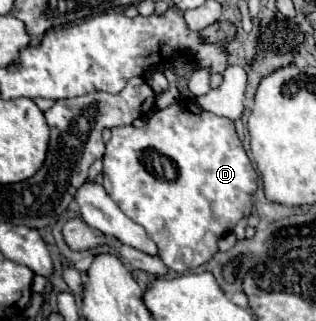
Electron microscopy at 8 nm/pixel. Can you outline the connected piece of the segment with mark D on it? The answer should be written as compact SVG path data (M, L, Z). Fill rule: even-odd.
M188 100L188 102L180 102L180 104L174 104L174 106L168 106L168 108L164 108L164 110L156 110L156 112L152 114L152 118L150 118L142 128L134 128L134 126L112 128L112 138L110 138L110 142L106 144L106 152L104 152L104 176L102 176L104 180L102 180L102 186L104 186L104 190L108 192L108 196L118 204L118 208L120 208L130 220L134 220L136 224L144 226L144 230L148 232L148 236L158 244L158 258L160 258L168 268L172 268L172 270L176 270L176 272L186 272L186 270L194 270L194 268L202 266L204 262L208 262L208 260L218 252L218 240L220 240L224 234L232 232L234 226L236 226L236 222L238 222L240 218L244 218L244 216L250 214L250 210L252 210L252 196L254 196L254 192L256 192L256 188L258 188L258 174L254 174L254 172L256 172L256 170L254 170L250 158L246 156L246 152L244 152L244 148L242 148L242 142L238 140L238 134L236 134L236 130L234 130L234 122L232 122L230 118L224 118L224 116L216 116L216 114L212 114L212 112L206 112L206 110L202 110L200 106L196 106L192 100ZM152 152L168 158L168 160L166 160L166 166L162 166L162 172L160 172L160 170L156 172L154 168L150 170L150 168L146 166L146 156L152 154Z

